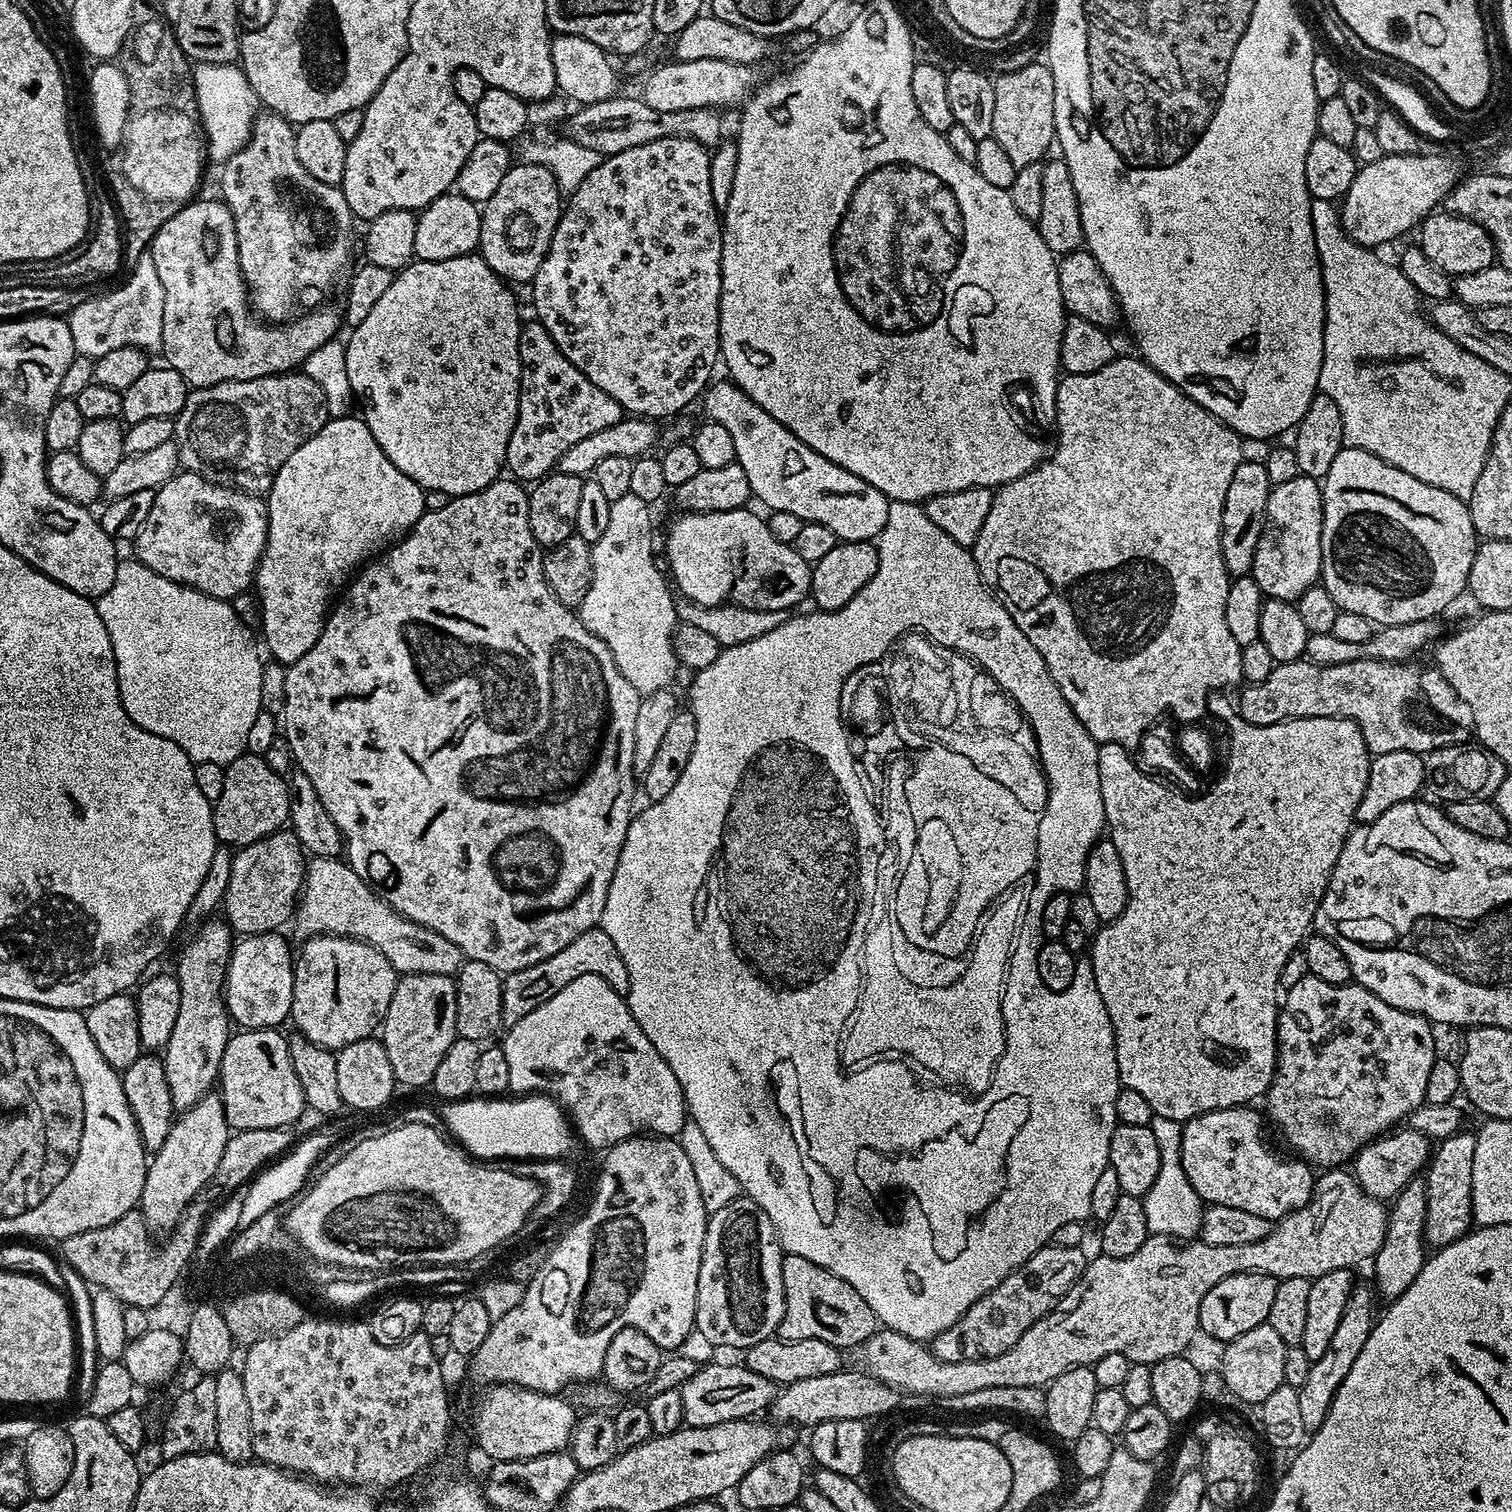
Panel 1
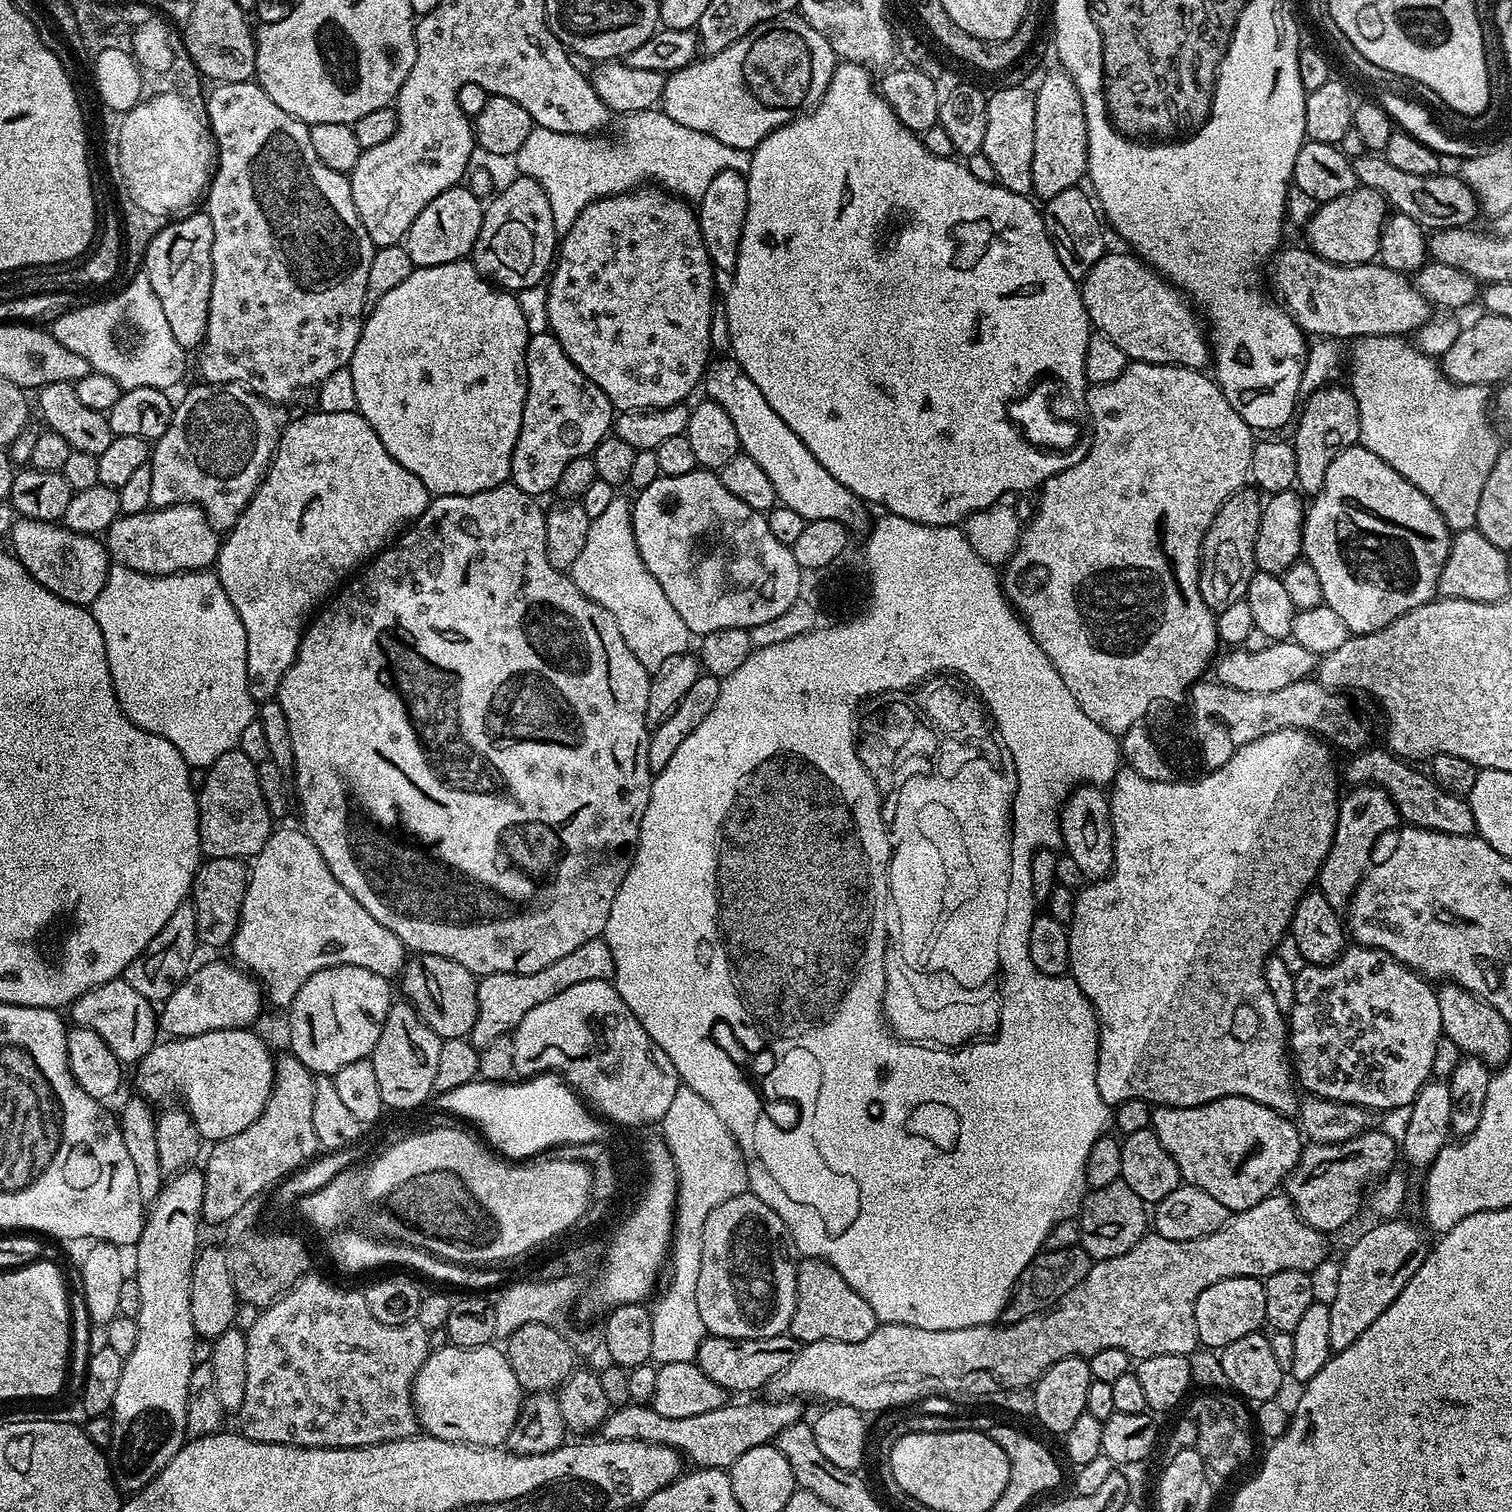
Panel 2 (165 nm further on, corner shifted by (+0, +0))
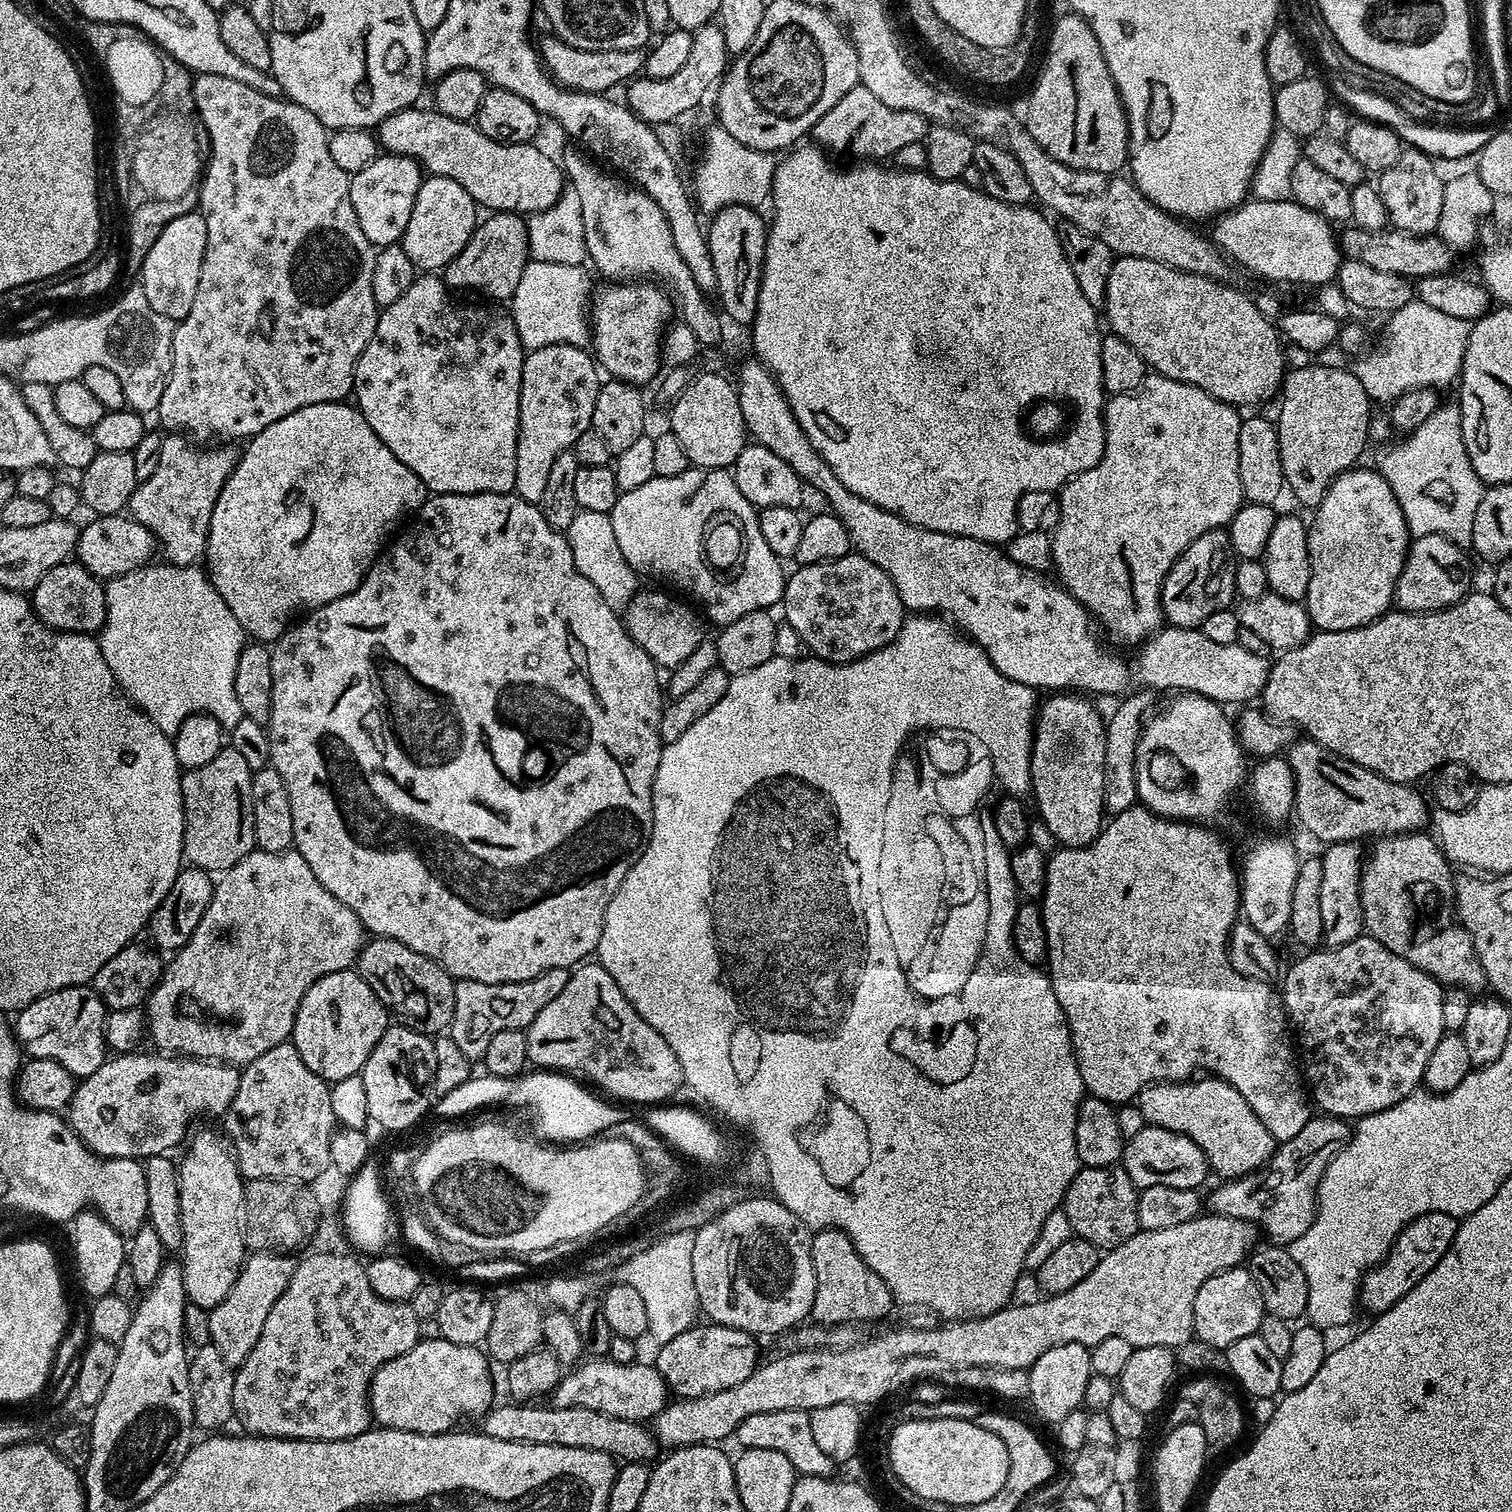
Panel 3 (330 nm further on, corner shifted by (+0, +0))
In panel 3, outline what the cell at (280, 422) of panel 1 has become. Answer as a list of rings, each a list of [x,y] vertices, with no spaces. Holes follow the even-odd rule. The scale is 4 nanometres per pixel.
[[[169,433],[162,438],[162,451],[159,454],[158,467],[154,474],[150,474],[148,480],[141,480],[137,484],[134,494],[130,498],[127,511],[132,519],[142,522],[146,530],[150,530],[156,538],[159,551],[164,552],[163,559],[169,564],[178,566],[192,566],[205,559],[208,551],[208,531],[210,530],[210,518],[214,514],[214,502],[222,494],[222,486],[230,478],[230,474],[236,469],[239,460],[237,449],[229,445],[212,446],[210,450],[192,452],[184,442],[185,437],[179,433]]]

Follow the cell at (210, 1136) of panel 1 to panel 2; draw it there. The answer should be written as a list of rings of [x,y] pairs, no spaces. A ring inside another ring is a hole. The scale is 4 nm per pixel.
[[[191,1166],[183,1172],[165,1179],[158,1198],[147,1209],[144,1229],[134,1246],[136,1252],[136,1272],[138,1282],[138,1314],[134,1317],[138,1326],[138,1338],[134,1350],[124,1357],[122,1378],[118,1381],[118,1391],[112,1403],[112,1447],[110,1467],[112,1480],[124,1494],[140,1492],[178,1454],[186,1442],[186,1394],[190,1386],[193,1370],[191,1355],[194,1342],[198,1339],[194,1322],[190,1322],[190,1282],[192,1267],[196,1264],[196,1253],[201,1247],[202,1194],[204,1174],[199,1167]]]

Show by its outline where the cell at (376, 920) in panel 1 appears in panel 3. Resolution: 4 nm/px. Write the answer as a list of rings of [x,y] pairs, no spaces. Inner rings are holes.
[[[254,850],[215,881],[210,906],[206,906],[206,914],[202,914],[202,922],[198,922],[194,934],[190,934],[190,942],[186,942],[186,946],[182,946],[180,951],[169,959],[172,961],[169,964],[167,961],[166,967],[161,971],[160,981],[156,983],[156,989],[149,994],[146,1001],[147,1039],[149,1041],[152,1039],[157,1044],[155,1047],[164,1054],[194,1056],[197,1060],[223,1060],[225,1064],[233,1066],[254,1062],[254,1058],[266,1054],[266,1050],[274,1050],[274,1046],[285,1043],[291,1037],[294,1018],[298,1014],[298,1006],[306,990],[310,990],[310,986],[314,986],[314,982],[318,982],[318,978],[326,974],[349,971],[355,965],[365,943],[364,923],[354,914],[354,910],[350,910],[350,906],[338,902],[338,898],[334,898],[334,894],[330,894],[330,890],[326,890],[326,886],[322,886],[318,878],[314,878],[314,870],[306,866],[306,858],[302,858],[300,852]]]

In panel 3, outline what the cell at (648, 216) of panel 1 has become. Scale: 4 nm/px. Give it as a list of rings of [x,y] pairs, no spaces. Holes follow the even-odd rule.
[[[604,282],[604,285],[597,292],[595,289],[590,296],[590,348],[597,365],[605,373],[608,371],[607,375],[611,379],[625,380],[628,384],[645,386],[644,384],[650,383],[652,379],[655,381],[662,368],[662,345],[665,331],[673,319],[672,312],[674,316],[674,301],[659,283]]]

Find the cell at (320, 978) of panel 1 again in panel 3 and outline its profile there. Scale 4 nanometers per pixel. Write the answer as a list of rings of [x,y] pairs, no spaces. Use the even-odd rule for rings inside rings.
[[[355,970],[326,974],[306,990],[294,1018],[290,1043],[302,1054],[302,1062],[324,1080],[335,1082],[359,1076],[366,1058],[378,1046],[378,1038],[390,1026],[390,1013]]]

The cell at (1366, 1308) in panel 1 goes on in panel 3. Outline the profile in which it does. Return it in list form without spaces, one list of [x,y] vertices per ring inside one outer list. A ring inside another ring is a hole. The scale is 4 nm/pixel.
[[[1421,1212],[1418,1218],[1411,1220],[1398,1234],[1392,1244],[1392,1251],[1385,1256],[1384,1261],[1369,1268],[1365,1274],[1364,1281],[1360,1283],[1359,1307],[1363,1311],[1365,1308],[1372,1312],[1371,1314],[1379,1314],[1390,1310],[1390,1306],[1410,1294],[1415,1284],[1422,1282],[1422,1278],[1426,1278],[1426,1274],[1430,1274],[1434,1266],[1438,1266],[1438,1262],[1454,1242],[1459,1225],[1460,1220],[1457,1217],[1441,1212]]]

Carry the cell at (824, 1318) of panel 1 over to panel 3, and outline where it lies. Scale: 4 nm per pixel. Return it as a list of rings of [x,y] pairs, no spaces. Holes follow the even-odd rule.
[[[822,1228],[810,1236],[810,1258],[814,1262],[816,1285],[811,1319],[820,1326],[861,1326],[880,1320],[894,1301],[886,1282],[862,1262],[862,1254],[854,1250],[854,1242],[839,1228]]]

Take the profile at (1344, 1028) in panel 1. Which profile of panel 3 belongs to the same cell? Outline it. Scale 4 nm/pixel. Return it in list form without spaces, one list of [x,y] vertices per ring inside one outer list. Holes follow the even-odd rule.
[[[1367,934],[1346,942],[1346,946],[1308,950],[1303,954],[1301,960],[1294,961],[1289,968],[1287,965],[1283,973],[1282,999],[1298,1041],[1302,1072],[1315,1107],[1329,1116],[1359,1118],[1386,1110],[1417,1091],[1424,1079],[1426,1062],[1430,1062],[1434,1046],[1438,1046],[1445,1033],[1441,984]]]

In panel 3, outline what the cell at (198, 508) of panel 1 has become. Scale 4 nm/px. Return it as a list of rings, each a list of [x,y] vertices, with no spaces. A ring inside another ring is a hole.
[[[131,515],[96,516],[88,525],[80,528],[80,537],[76,543],[75,559],[91,576],[101,582],[130,574],[130,570],[143,568],[157,555],[158,545],[155,536],[142,522],[132,519]]]

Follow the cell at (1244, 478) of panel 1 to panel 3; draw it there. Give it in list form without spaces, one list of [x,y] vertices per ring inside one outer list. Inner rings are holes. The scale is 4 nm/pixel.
[[[1223,527],[1211,528],[1202,534],[1177,558],[1166,574],[1160,605],[1164,620],[1173,628],[1200,628],[1218,610],[1232,608],[1237,599],[1236,566],[1238,557]]]

